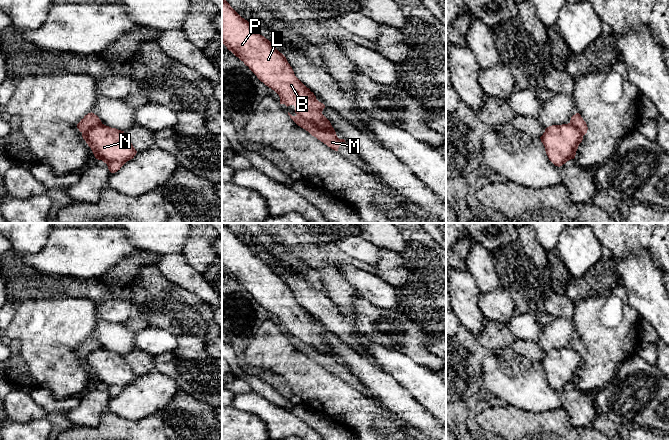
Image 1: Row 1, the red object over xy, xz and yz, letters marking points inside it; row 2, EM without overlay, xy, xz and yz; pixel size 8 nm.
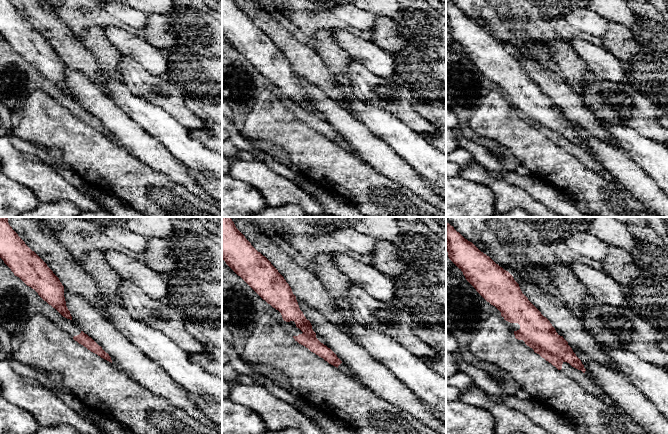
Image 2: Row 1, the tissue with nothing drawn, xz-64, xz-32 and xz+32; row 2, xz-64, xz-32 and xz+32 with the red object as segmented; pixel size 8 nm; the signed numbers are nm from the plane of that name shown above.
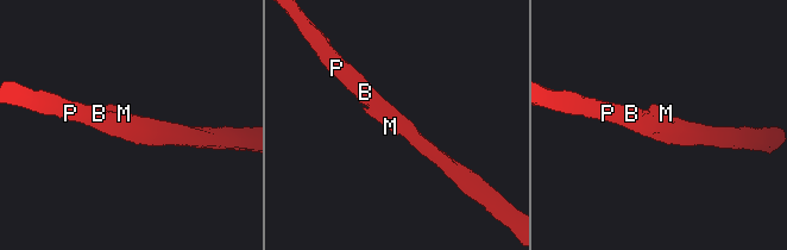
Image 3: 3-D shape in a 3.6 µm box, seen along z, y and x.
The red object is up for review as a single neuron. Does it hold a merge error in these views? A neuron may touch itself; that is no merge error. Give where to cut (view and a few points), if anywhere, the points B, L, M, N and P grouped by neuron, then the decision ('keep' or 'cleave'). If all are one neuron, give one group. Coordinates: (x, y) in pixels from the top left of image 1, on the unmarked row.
cut in xz along (297, 338), (319, 351), (335, 357); B L N P / M; cleave

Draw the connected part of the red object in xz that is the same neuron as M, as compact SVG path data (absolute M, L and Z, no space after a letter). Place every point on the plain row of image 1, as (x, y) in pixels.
M289 336L288 339L298 350L308 355L312 360L316 361L331 373L338 375L338 372L342 365L337 361L336 357L323 354L314 347L303 343L299 339L292 340Z

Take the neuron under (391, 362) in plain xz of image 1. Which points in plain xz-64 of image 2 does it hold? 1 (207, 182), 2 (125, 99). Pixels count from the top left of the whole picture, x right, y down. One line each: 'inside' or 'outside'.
1: outside
2: inside

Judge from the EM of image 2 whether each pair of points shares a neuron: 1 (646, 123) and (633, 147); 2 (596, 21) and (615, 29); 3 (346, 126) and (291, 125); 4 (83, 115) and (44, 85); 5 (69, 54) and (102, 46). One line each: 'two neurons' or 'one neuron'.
1: two neurons
2: two neurons
3: two neurons
4: one neuron
5: two neurons

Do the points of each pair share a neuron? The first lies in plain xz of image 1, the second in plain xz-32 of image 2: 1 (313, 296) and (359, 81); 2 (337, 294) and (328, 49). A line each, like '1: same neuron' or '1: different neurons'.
1: different neurons
2: same neuron

